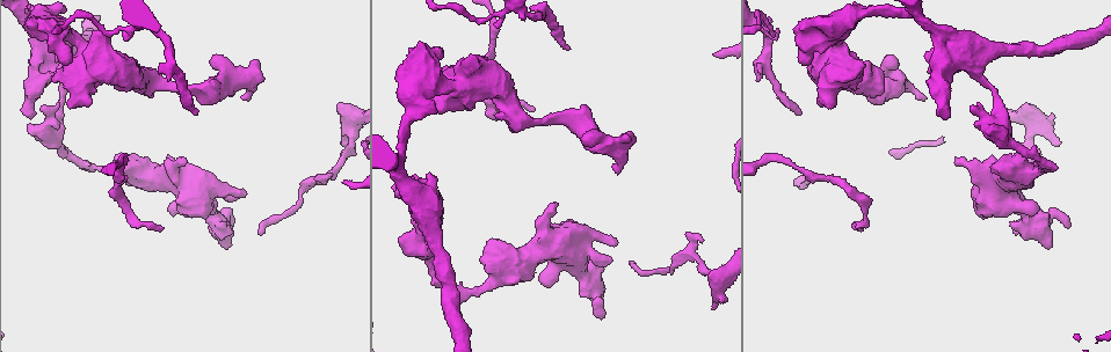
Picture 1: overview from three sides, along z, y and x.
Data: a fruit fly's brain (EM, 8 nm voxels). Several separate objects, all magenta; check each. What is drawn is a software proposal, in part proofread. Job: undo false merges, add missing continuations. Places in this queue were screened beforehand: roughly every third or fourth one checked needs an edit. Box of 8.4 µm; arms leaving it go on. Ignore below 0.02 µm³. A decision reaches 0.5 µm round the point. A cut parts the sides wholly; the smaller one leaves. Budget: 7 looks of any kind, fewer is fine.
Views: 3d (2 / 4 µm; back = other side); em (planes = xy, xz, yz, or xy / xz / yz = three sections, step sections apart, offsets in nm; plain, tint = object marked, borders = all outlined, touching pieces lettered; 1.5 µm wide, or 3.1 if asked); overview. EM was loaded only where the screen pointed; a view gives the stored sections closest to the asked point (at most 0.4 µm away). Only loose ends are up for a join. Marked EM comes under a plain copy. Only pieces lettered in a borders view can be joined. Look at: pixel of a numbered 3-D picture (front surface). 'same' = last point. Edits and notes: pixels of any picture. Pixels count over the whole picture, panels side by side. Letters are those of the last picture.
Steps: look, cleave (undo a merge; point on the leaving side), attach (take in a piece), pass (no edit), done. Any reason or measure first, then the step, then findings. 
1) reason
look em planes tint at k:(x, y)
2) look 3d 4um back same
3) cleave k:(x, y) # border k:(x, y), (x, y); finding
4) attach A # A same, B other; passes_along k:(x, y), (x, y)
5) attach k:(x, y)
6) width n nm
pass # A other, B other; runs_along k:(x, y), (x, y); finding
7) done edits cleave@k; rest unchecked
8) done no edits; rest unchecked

long arm stops here
look 3d 4um at 1:(801, 112)

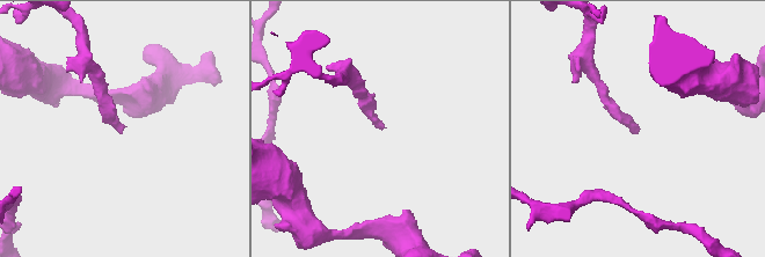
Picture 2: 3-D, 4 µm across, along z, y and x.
shape alone is not enough
look em planes borders at 2:(123, 128)

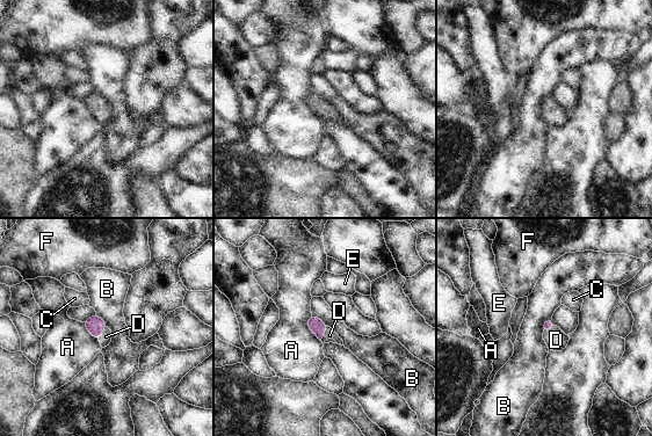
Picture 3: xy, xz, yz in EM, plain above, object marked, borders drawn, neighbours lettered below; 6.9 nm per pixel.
longest_contact A 220 nm
attach D # A other, B other, C other, D same, E other, F other; it goes on there

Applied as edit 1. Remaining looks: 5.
stops while still wide
look em xz step 4 tint at 1:(954, 158)

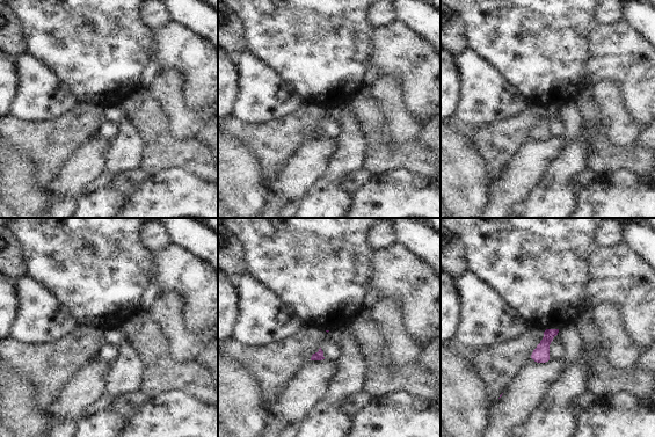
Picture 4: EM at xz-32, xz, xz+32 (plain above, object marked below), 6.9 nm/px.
look em planes borders same

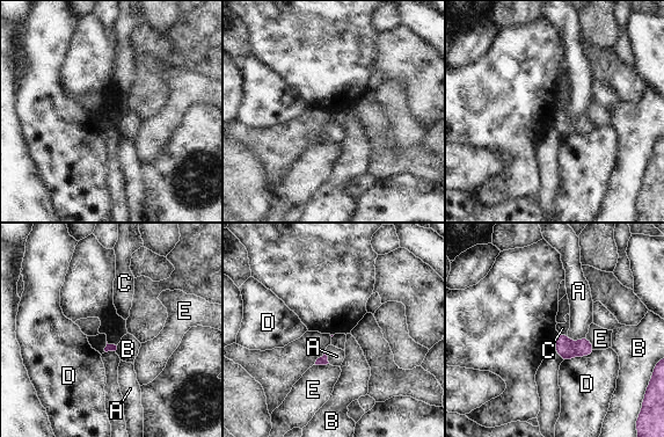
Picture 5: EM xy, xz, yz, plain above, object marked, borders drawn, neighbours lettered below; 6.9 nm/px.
longest_contact D 260 nm
pass # A other, B other, C other, D other, E other; border 5:(557, 330), (567, 334); none of them fits

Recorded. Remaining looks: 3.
sudden change in width
look 3d 4um at 1:(63, 96)

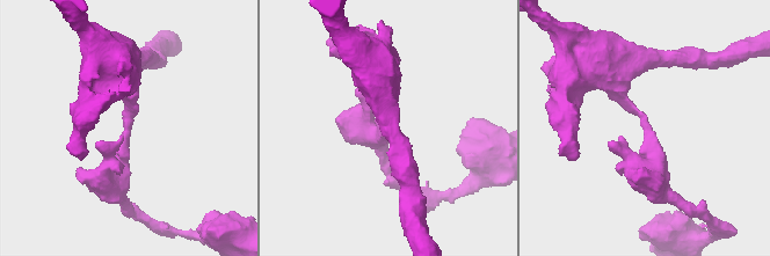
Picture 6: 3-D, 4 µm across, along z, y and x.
arm_widths 260, 340 nm
look em xy step 4 borders at 6:(649, 129)

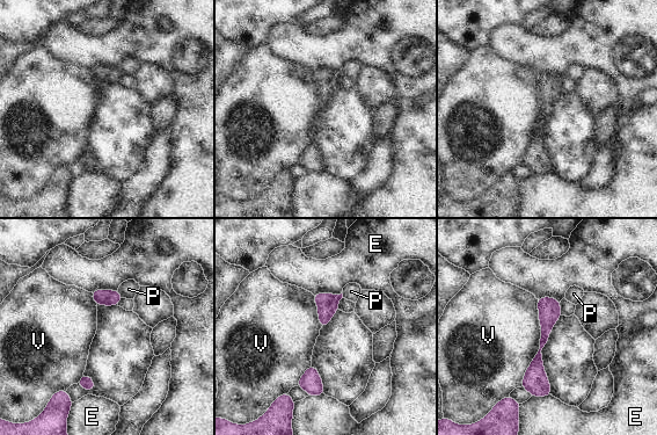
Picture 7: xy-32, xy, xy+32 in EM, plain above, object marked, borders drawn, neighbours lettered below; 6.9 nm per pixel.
longest_contact V 650 nm
pass # E other, P other, V other; one neuron here

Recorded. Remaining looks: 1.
done edits attach@3; rest unchecked

